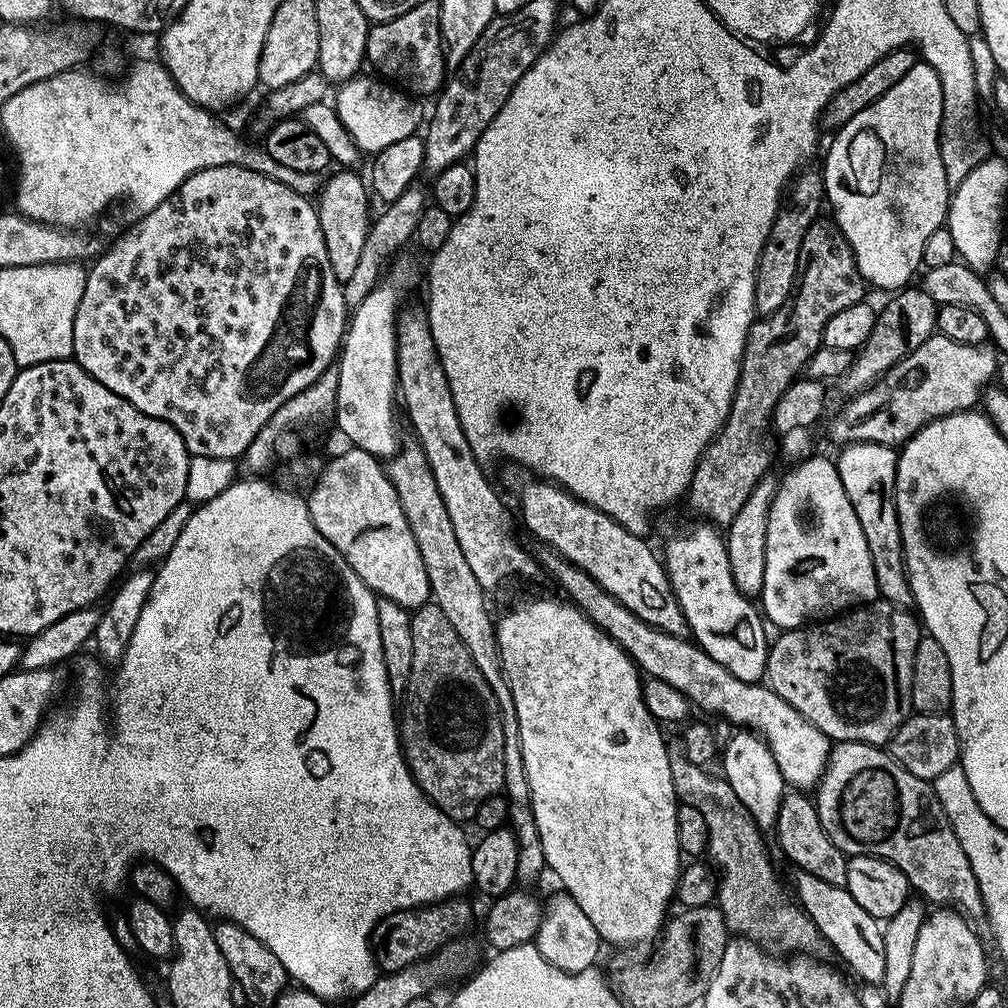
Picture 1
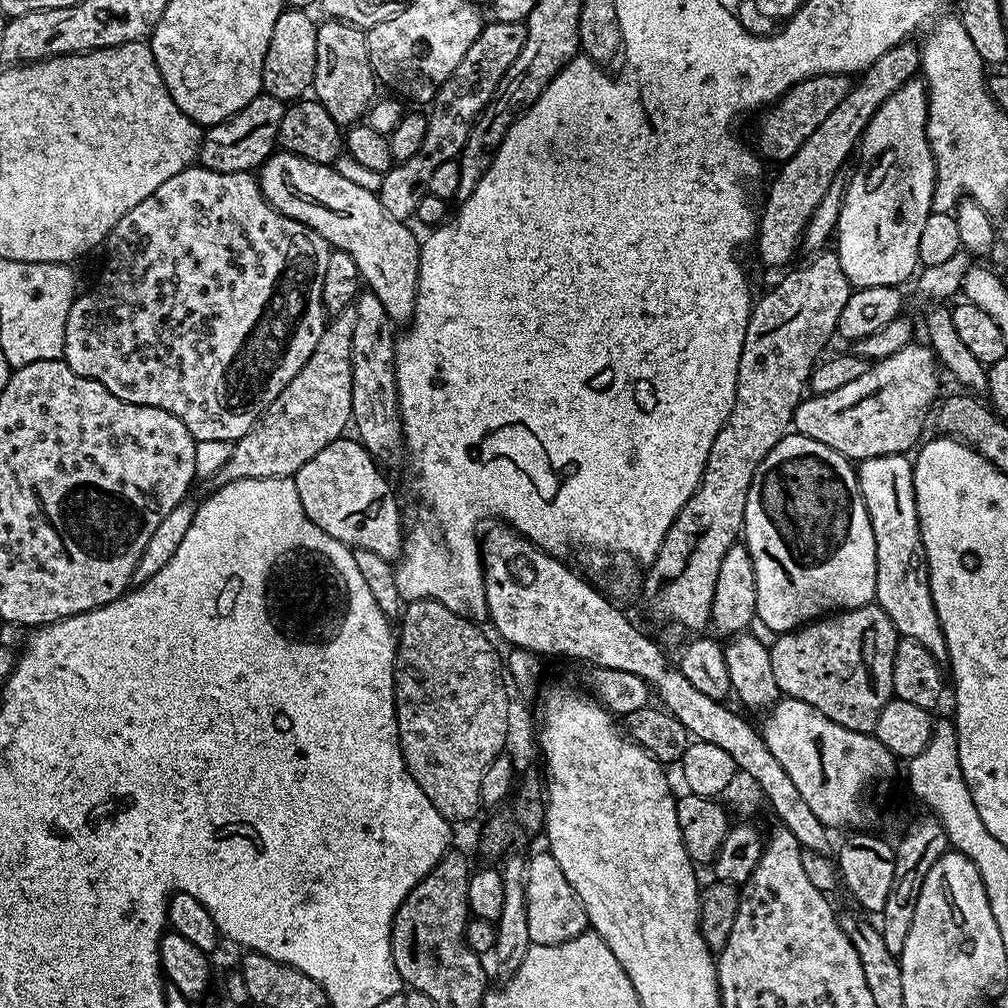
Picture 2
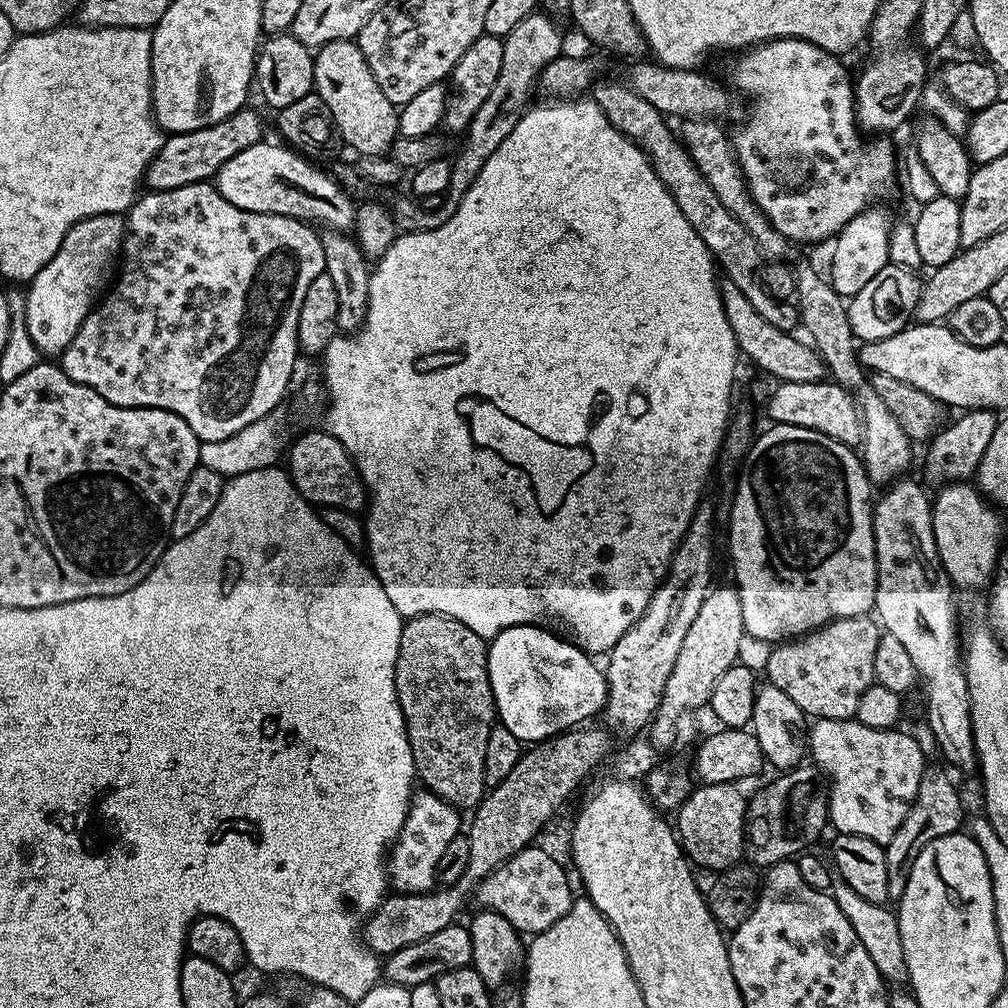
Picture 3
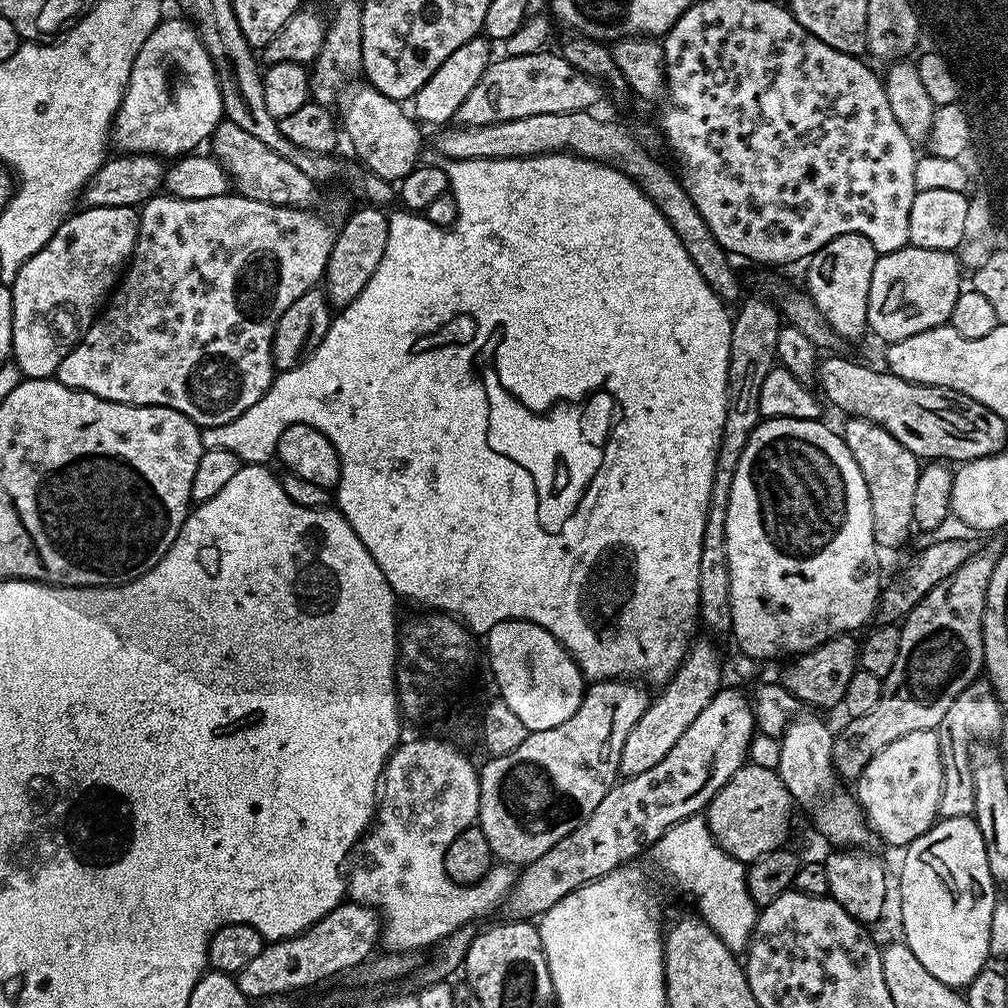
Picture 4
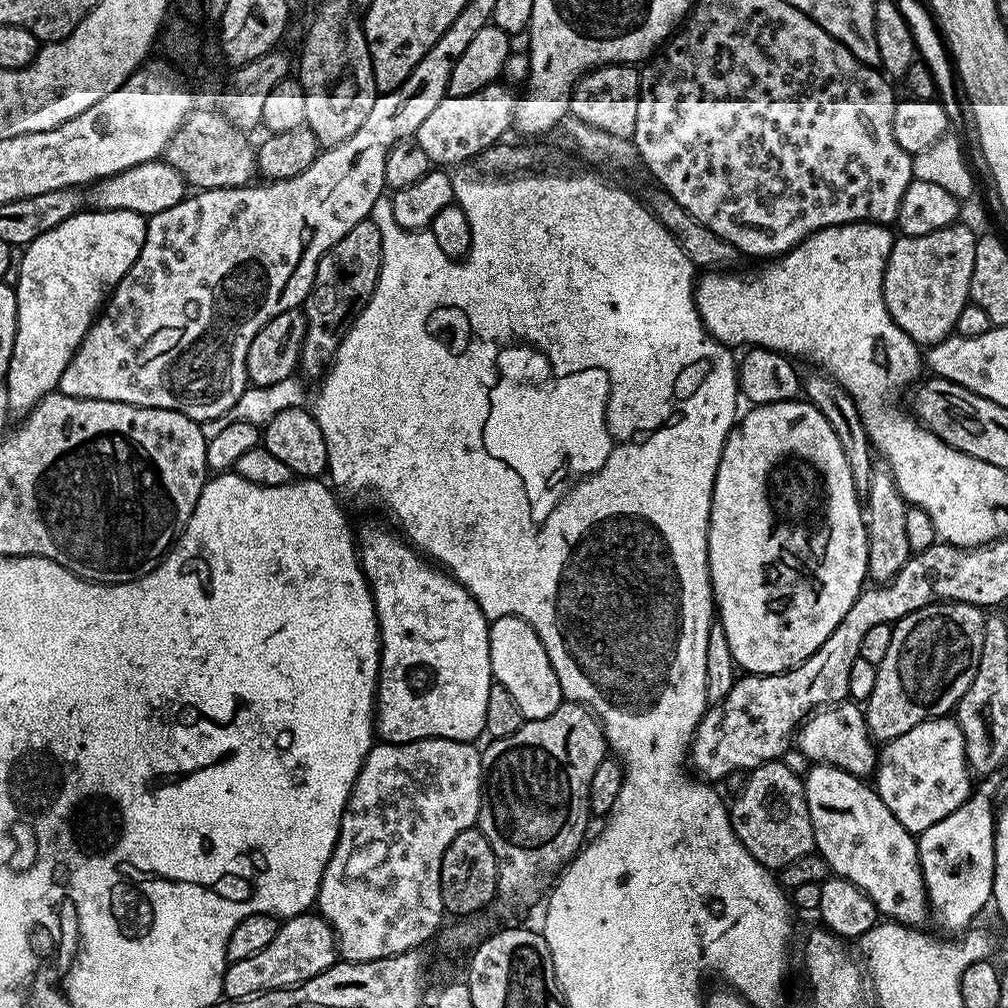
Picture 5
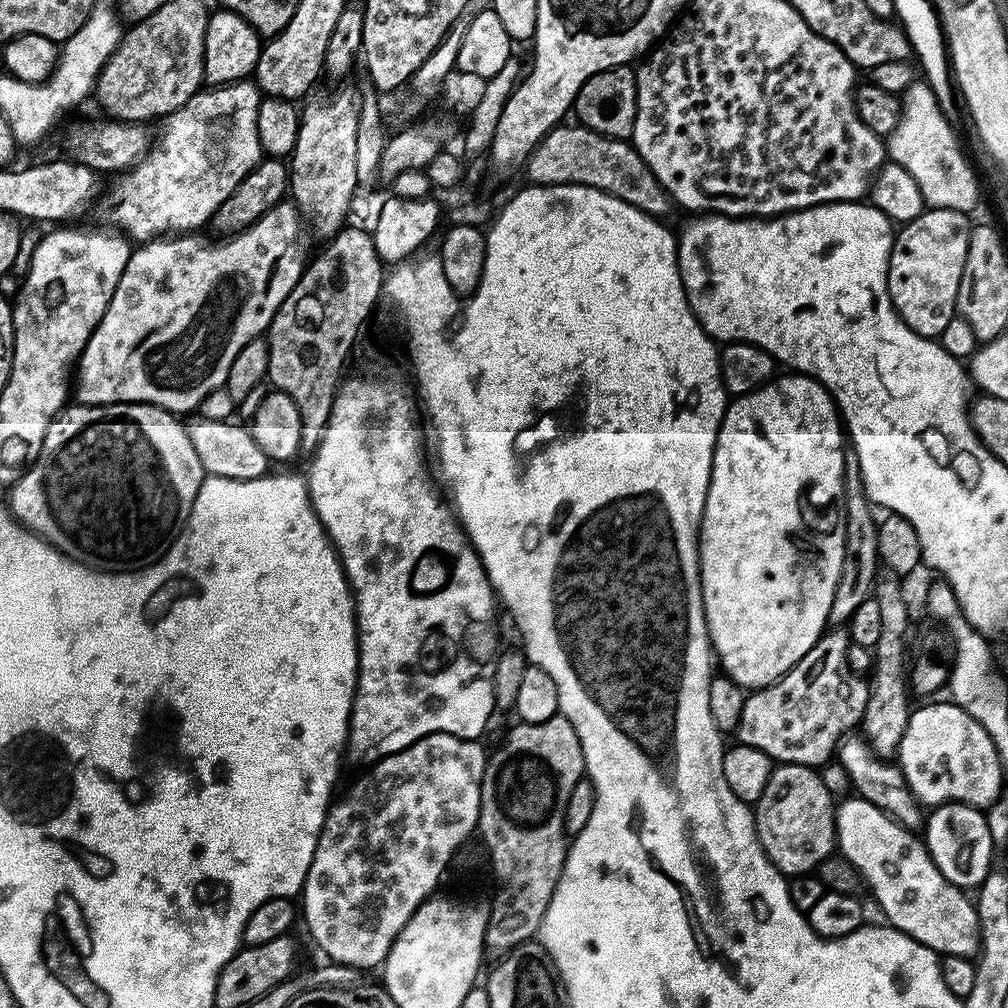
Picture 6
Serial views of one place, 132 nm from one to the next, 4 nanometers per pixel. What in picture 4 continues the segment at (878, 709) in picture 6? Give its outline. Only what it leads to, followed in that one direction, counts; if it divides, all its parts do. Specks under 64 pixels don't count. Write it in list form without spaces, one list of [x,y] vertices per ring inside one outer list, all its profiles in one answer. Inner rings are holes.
[[[859,418],[845,419],[842,435],[870,494],[870,514],[874,526],[874,538],[877,549],[900,548],[914,532],[912,515],[914,514],[914,489],[918,483],[921,461],[894,434],[869,420]]]

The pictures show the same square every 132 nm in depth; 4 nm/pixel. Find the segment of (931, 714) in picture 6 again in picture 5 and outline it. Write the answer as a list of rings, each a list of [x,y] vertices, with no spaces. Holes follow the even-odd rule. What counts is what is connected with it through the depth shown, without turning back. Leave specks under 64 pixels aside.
[[[948,716],[922,722],[914,726],[914,730],[906,730],[906,734],[887,741],[879,749],[874,773],[874,787],[886,804],[886,810],[890,810],[890,814],[894,814],[894,818],[898,818],[898,822],[902,822],[902,826],[913,834],[930,830],[934,822],[942,822],[946,814],[954,814],[954,810],[958,810],[958,806],[962,806],[962,802],[972,795],[972,780],[974,776],[968,766],[962,730],[956,720]]]

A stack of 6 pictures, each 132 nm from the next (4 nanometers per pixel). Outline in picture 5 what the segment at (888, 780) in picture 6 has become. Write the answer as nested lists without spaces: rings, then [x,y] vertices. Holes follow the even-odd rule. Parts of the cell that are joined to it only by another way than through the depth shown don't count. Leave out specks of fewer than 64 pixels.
[[[841,701],[837,705],[831,705],[814,712],[802,723],[796,734],[796,747],[806,754],[806,758],[818,764],[829,764],[838,766],[838,770],[846,770],[850,774],[861,778],[868,778],[876,771],[876,761],[878,759],[878,748],[868,732],[865,724],[863,709],[853,701]]]

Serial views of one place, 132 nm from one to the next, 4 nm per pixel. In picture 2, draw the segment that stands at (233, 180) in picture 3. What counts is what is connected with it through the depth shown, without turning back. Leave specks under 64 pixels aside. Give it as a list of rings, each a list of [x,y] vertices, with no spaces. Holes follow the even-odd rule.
[[[283,150],[273,152],[260,165],[258,183],[264,201],[274,210],[278,210],[286,218],[302,222],[318,233],[335,251],[345,252],[350,254],[350,258],[354,258],[354,266],[358,266],[361,281],[366,285],[367,291],[373,292],[378,302],[382,302],[393,325],[404,326],[411,321],[412,311],[416,309],[421,241],[418,236],[416,240],[415,234],[408,229],[409,225],[405,221],[395,220],[390,218],[390,214],[386,214],[377,193],[342,178],[333,165],[310,162],[310,158],[302,158],[298,154]]]

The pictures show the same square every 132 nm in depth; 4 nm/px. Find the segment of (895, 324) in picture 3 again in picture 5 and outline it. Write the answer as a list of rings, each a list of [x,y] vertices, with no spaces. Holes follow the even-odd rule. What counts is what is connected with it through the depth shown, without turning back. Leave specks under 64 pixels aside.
[[[957,222],[934,234],[900,236],[893,243],[884,271],[884,301],[890,318],[915,344],[931,346],[953,335],[958,314],[970,303],[968,291],[977,239]]]

